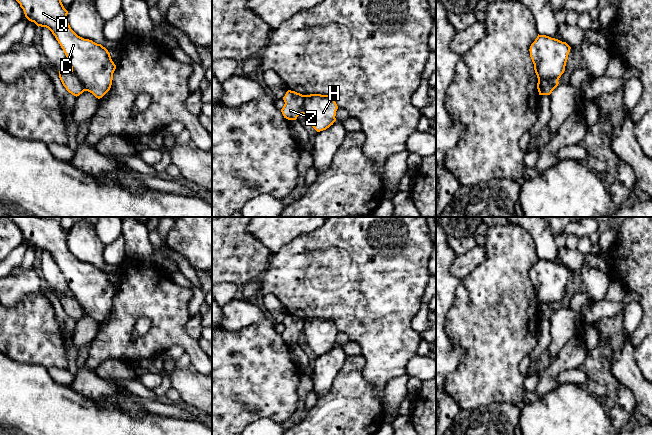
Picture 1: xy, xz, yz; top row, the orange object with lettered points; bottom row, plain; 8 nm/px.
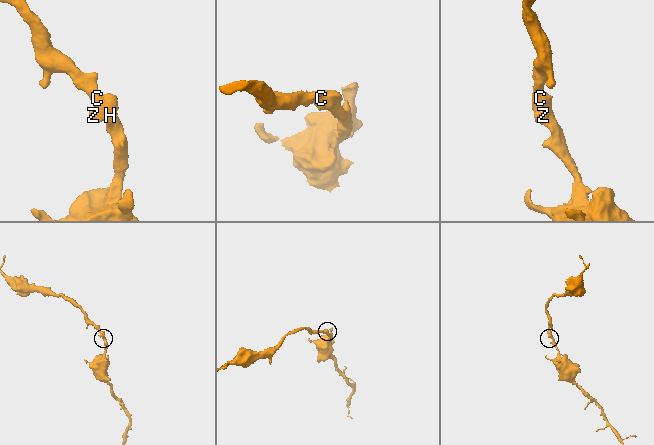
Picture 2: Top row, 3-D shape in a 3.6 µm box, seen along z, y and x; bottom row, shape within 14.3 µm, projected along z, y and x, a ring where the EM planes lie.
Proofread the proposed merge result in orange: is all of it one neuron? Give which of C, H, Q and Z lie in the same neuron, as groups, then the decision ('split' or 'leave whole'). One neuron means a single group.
groups C H Q / Z; split

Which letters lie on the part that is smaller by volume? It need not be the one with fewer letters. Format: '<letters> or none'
Z

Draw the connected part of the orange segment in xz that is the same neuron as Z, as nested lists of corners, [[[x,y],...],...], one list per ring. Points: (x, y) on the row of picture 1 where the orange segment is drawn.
[[[288,90],[283,97],[285,102],[281,112],[284,118],[296,120],[299,115],[303,114],[304,95],[295,91]]]

